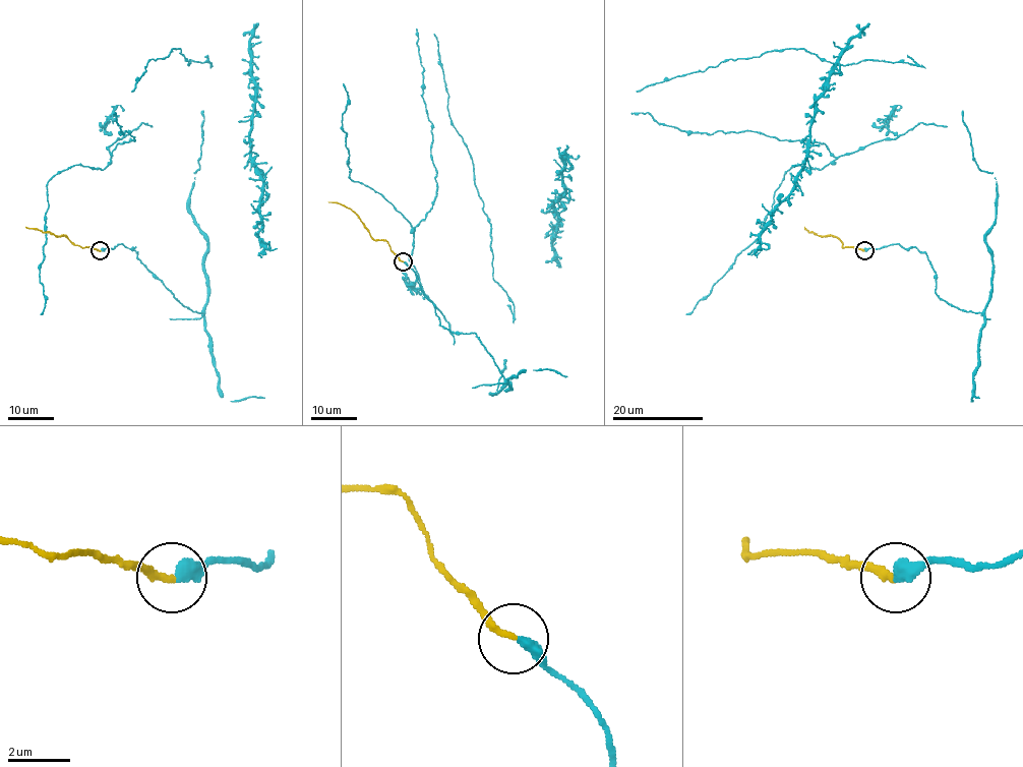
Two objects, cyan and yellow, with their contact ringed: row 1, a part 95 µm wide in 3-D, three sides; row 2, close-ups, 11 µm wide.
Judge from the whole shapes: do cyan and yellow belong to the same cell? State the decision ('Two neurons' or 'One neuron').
One neuron

